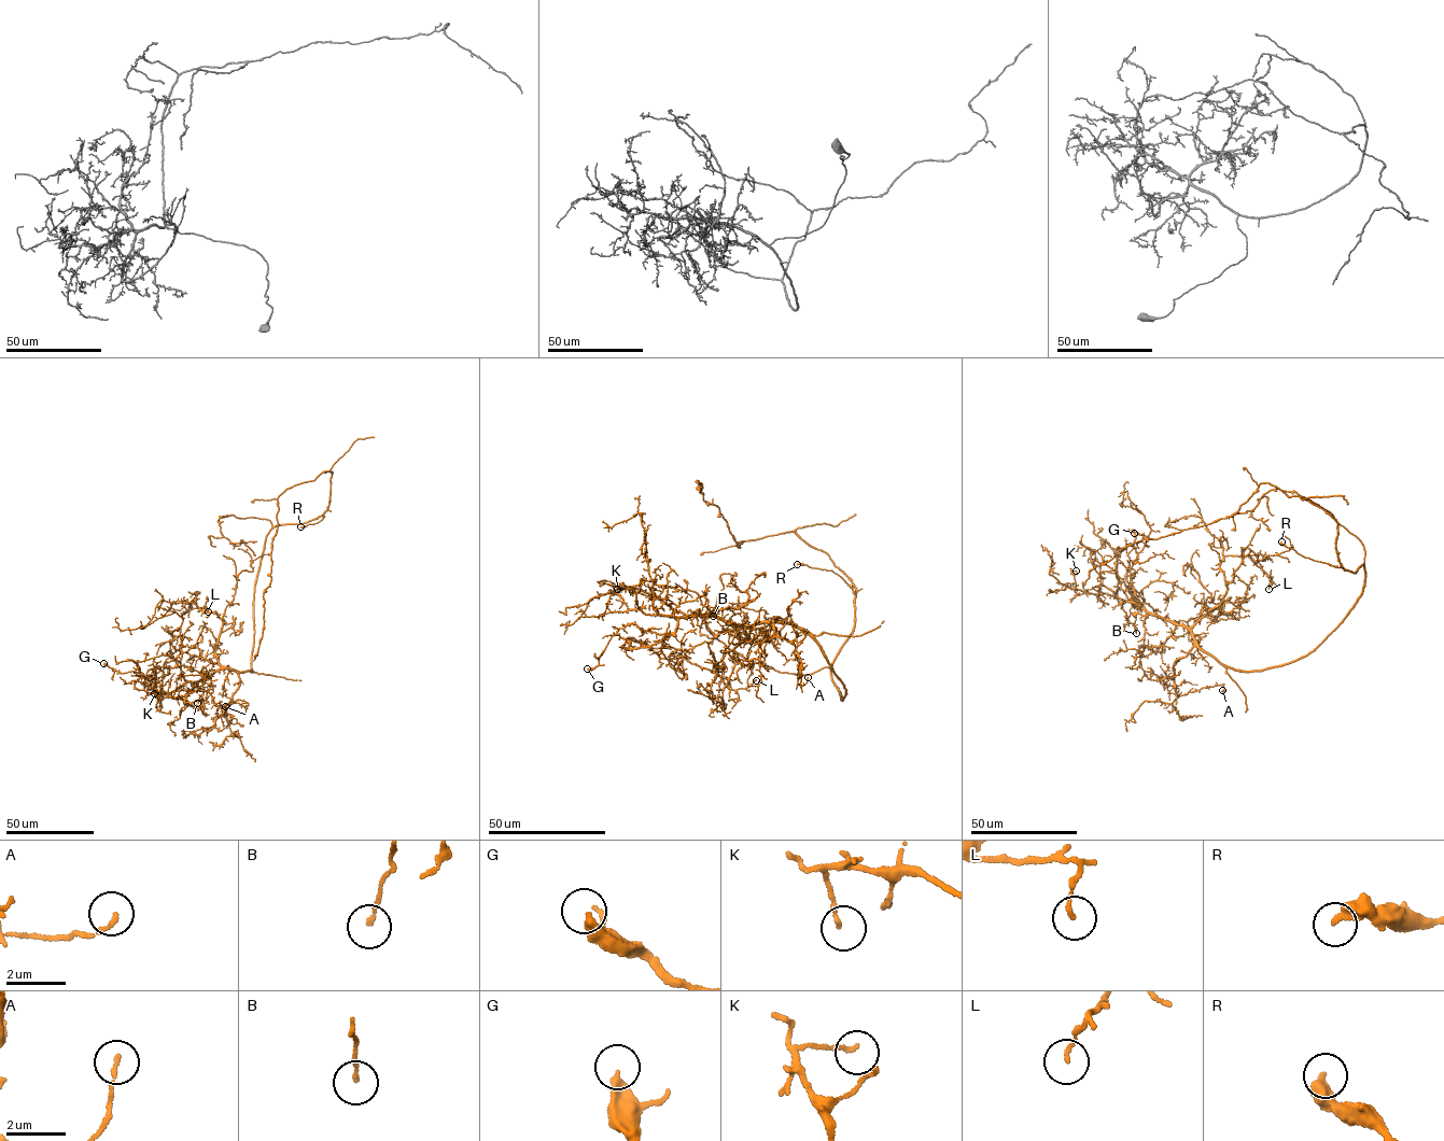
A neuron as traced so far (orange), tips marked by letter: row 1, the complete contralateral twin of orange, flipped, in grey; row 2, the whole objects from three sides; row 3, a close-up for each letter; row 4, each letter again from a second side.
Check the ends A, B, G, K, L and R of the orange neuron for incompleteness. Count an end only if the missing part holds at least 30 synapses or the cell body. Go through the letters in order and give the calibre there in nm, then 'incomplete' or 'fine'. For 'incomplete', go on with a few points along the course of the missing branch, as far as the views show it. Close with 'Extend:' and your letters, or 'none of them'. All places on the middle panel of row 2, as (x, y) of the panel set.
A: calibre 130 nm; fine
B: calibre 130 nm; fine
G: calibre 340 nm; fine
K: calibre 140 nm; fine
L: calibre 110 nm; fine
R: calibre 340 nm; fine
Extend: none of them

